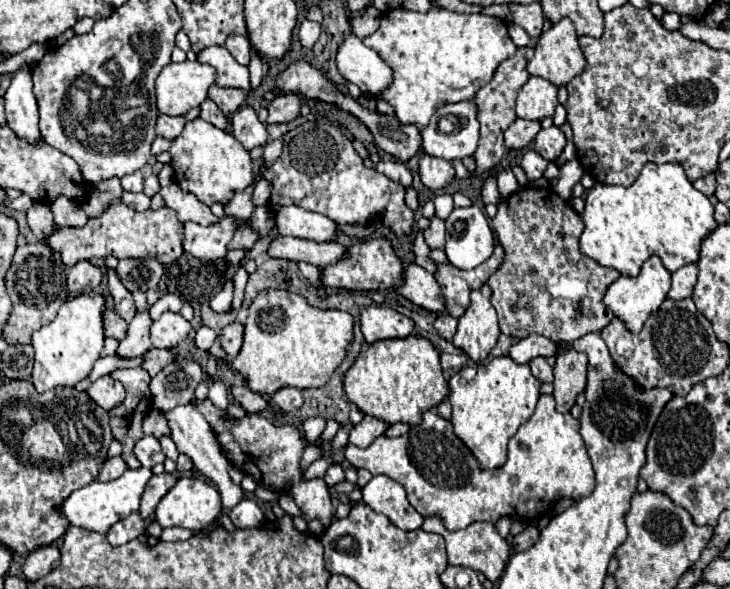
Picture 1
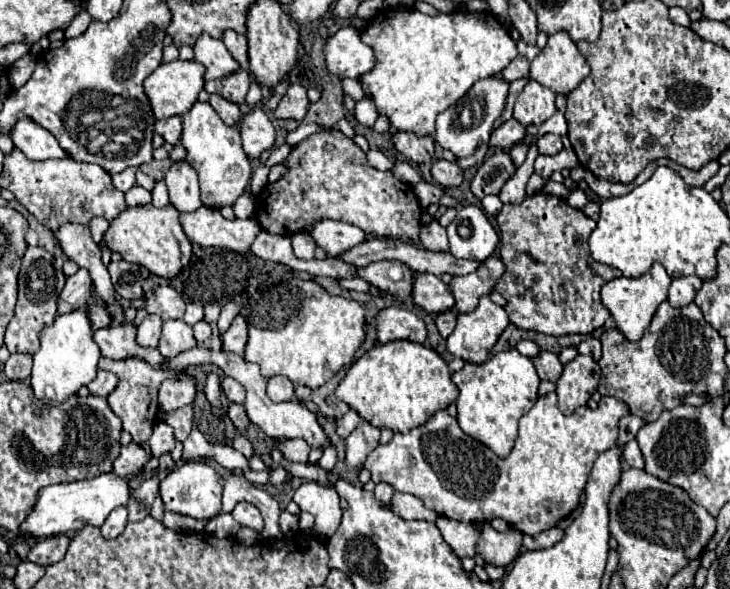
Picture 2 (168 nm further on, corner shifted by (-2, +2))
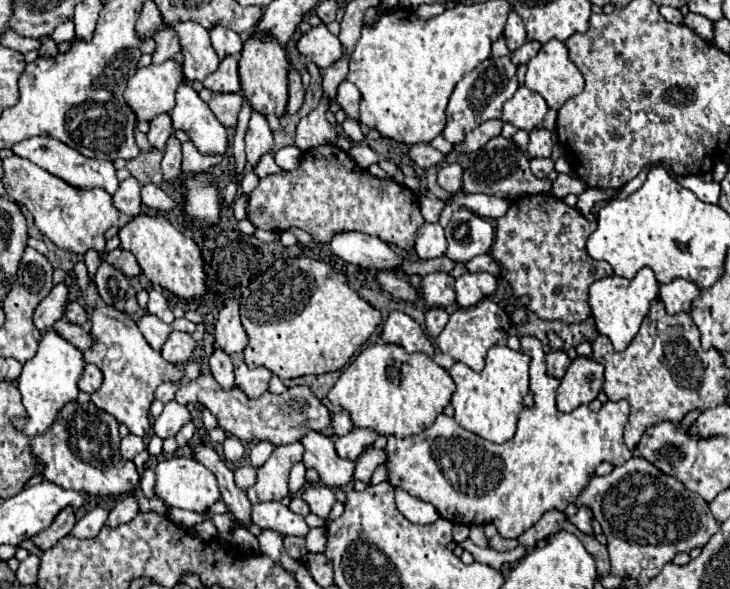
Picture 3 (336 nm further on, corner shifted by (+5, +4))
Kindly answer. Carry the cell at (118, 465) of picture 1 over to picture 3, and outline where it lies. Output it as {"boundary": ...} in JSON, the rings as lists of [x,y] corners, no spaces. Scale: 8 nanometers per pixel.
{"boundary":[[[128,434],[126,438],[122,438],[122,442],[120,442],[120,454],[122,454],[124,460],[134,460],[134,456],[140,454],[144,448],[146,446],[144,446],[142,438],[132,436],[132,434]]]}

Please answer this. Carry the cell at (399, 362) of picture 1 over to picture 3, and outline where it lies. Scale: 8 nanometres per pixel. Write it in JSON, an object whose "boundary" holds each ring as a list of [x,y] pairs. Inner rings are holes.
{"boundary":[[[372,344],[342,372],[328,392],[328,400],[346,410],[354,426],[376,430],[384,436],[412,436],[432,426],[436,416],[450,404],[454,380],[430,356],[408,354],[398,344]],[[388,370],[396,372],[388,372]]]}

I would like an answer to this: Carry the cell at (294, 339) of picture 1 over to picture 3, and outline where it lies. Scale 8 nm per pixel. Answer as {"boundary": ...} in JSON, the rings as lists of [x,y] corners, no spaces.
{"boundary":[[[312,258],[278,260],[264,274],[260,274],[248,286],[250,292],[240,300],[240,318],[248,334],[248,346],[244,348],[244,362],[248,368],[264,366],[278,378],[300,378],[308,374],[326,374],[340,370],[352,354],[368,340],[380,322],[380,312],[362,300],[346,282],[342,274],[328,264]]]}

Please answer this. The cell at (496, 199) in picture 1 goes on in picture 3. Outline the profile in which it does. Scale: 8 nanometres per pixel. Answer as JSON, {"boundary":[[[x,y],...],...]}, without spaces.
{"boundary":[[[504,136],[492,138],[484,148],[478,150],[476,160],[464,172],[464,184],[462,184],[462,192],[468,192],[468,194],[484,192],[484,194],[492,194],[498,198],[550,194],[550,190],[552,190],[552,182],[548,178],[542,178],[542,180],[536,178],[528,168],[528,158],[524,158],[524,154],[518,150],[518,146]]]}

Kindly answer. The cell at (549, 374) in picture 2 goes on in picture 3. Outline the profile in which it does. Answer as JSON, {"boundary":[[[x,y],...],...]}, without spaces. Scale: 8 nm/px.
{"boundary":[[[550,352],[546,354],[546,374],[552,378],[562,378],[566,368],[570,364],[570,358],[566,352]]]}

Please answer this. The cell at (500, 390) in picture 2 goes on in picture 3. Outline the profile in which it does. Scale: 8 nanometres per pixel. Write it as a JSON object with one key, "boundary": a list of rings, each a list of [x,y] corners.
{"boundary":[[[492,346],[486,356],[486,364],[480,372],[470,370],[462,362],[454,362],[454,366],[448,370],[456,392],[452,396],[454,406],[454,420],[468,432],[474,432],[476,436],[504,444],[510,440],[516,432],[516,418],[520,410],[524,408],[524,396],[528,394],[530,376],[528,376],[528,356],[522,352],[514,352],[508,346]]]}

